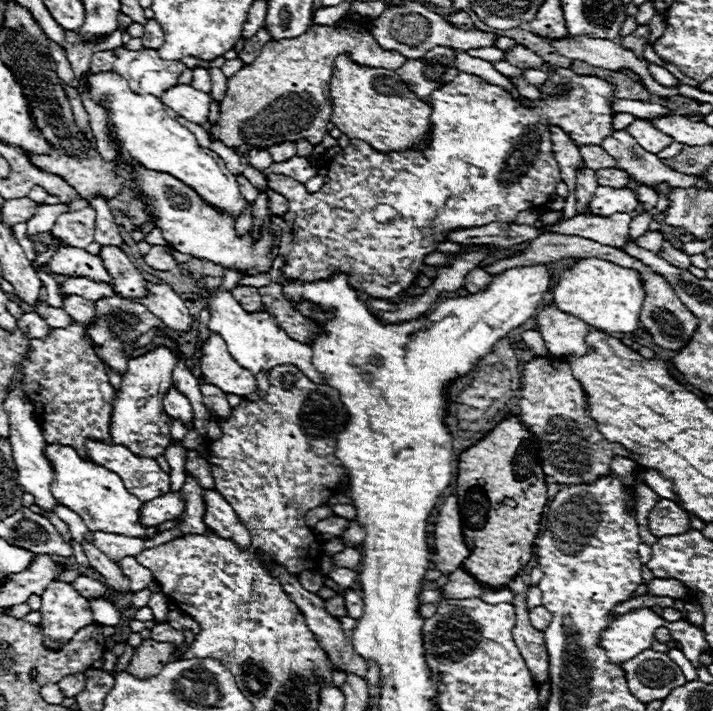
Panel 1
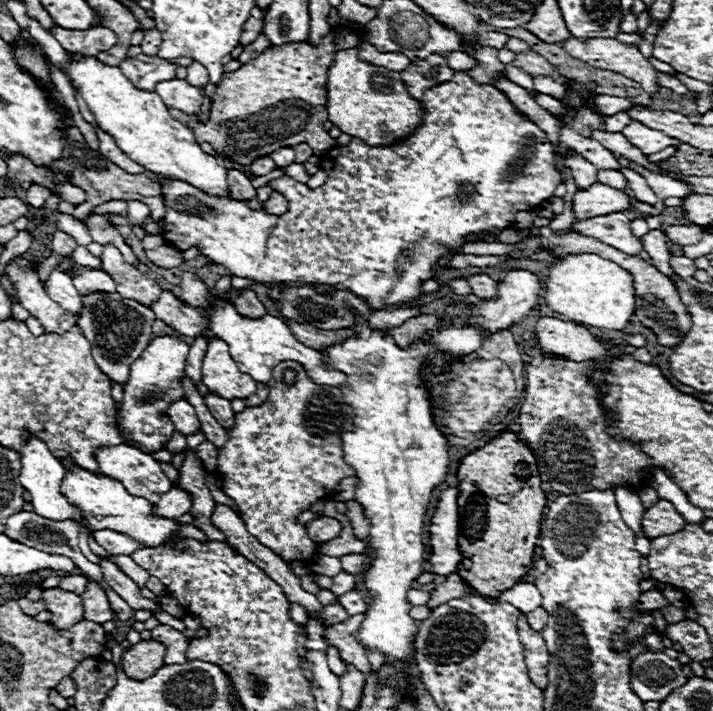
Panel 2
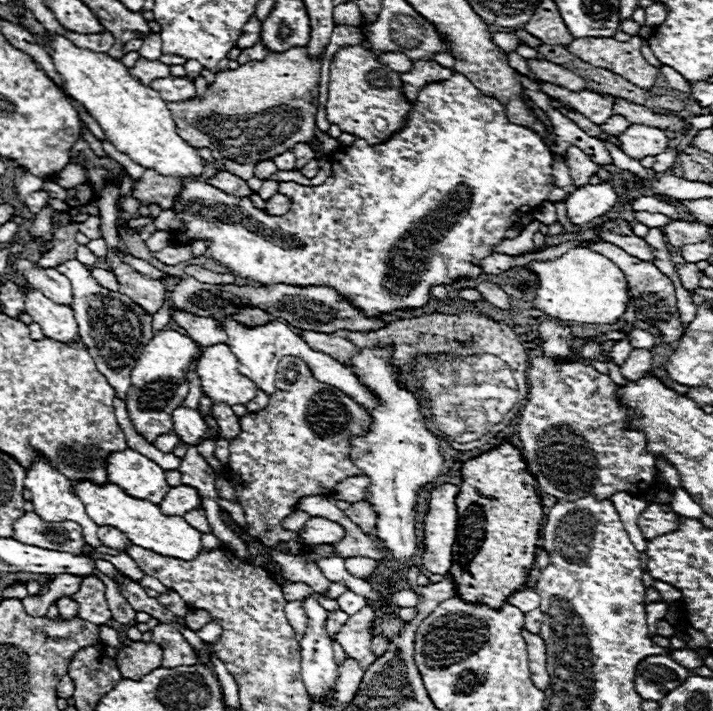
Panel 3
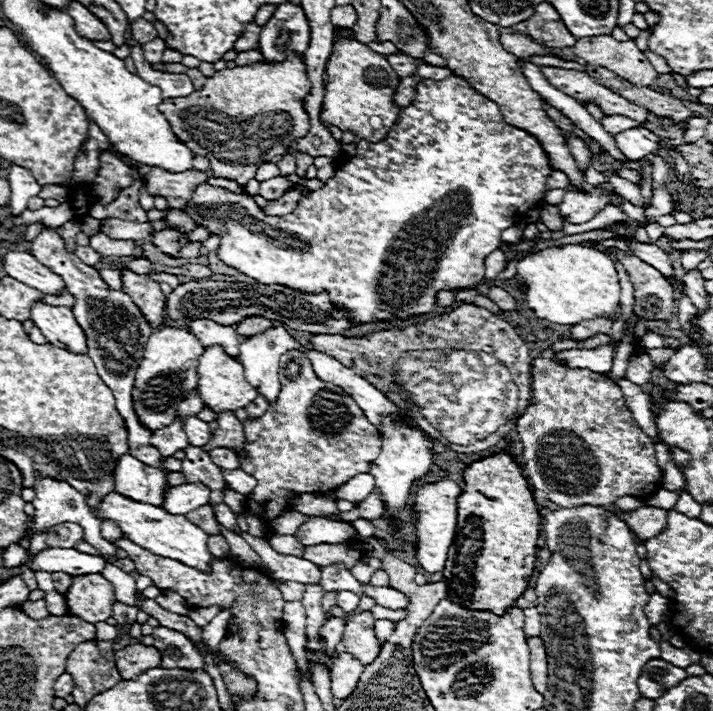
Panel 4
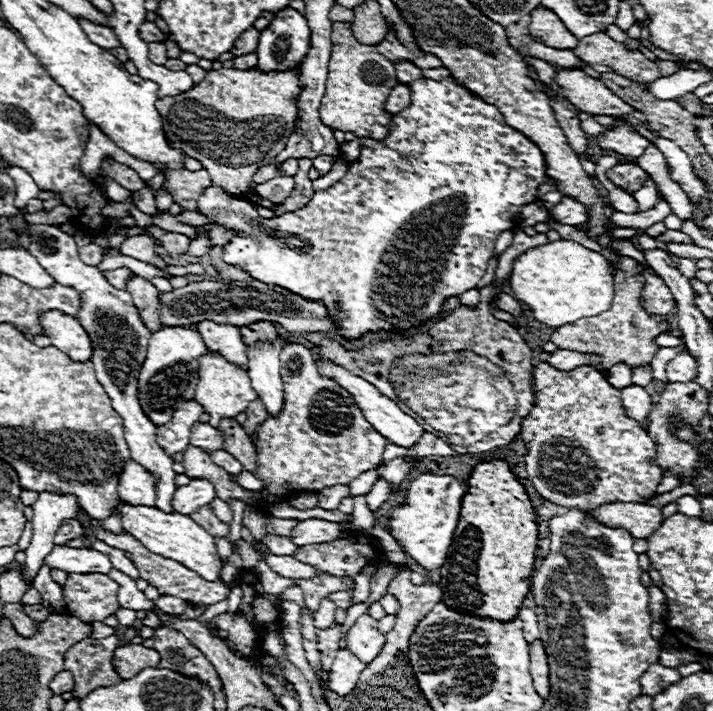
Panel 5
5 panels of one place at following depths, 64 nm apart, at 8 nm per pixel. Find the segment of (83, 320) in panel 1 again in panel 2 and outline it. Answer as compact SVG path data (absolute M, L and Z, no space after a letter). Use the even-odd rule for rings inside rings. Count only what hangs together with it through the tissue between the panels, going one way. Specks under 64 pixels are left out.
M52 270L48 280L44 282L46 294L58 302L62 308L66 308L68 312L72 312L74 316L78 316L82 312L82 296L76 292L76 288L72 286L72 278L60 270Z

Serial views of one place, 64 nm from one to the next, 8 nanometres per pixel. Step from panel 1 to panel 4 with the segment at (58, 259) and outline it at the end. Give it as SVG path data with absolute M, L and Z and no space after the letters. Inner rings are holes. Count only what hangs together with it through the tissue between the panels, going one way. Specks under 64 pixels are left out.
M78 246L76 248L76 256L84 262L84 264L90 264L90 266L96 266L98 262L100 262L100 254L98 252L94 252L90 246Z

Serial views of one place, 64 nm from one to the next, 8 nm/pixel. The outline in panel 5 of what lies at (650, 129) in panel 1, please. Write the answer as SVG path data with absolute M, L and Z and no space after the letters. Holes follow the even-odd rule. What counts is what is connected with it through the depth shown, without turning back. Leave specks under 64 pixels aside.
M618 126L612 130L606 130L602 136L598 136L598 144L604 150L622 154L622 156L642 156L648 144L652 144L648 138L644 138L640 132L636 132L632 126Z

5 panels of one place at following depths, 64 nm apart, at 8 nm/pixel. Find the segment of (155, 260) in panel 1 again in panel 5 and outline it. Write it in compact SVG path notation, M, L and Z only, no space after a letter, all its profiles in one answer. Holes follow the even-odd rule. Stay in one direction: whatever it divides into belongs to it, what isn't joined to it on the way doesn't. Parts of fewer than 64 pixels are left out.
M196 238L196 240L190 242L186 254L188 254L188 256L204 256L204 254L208 254L208 250L210 250L208 238Z

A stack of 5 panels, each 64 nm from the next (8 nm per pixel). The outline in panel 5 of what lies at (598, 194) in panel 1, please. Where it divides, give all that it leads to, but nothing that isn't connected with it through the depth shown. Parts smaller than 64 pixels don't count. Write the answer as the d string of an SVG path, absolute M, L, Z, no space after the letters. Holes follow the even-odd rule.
M564 196L562 202L556 204L550 212L558 222L568 224L568 226L576 226L588 220L588 208L572 196Z

